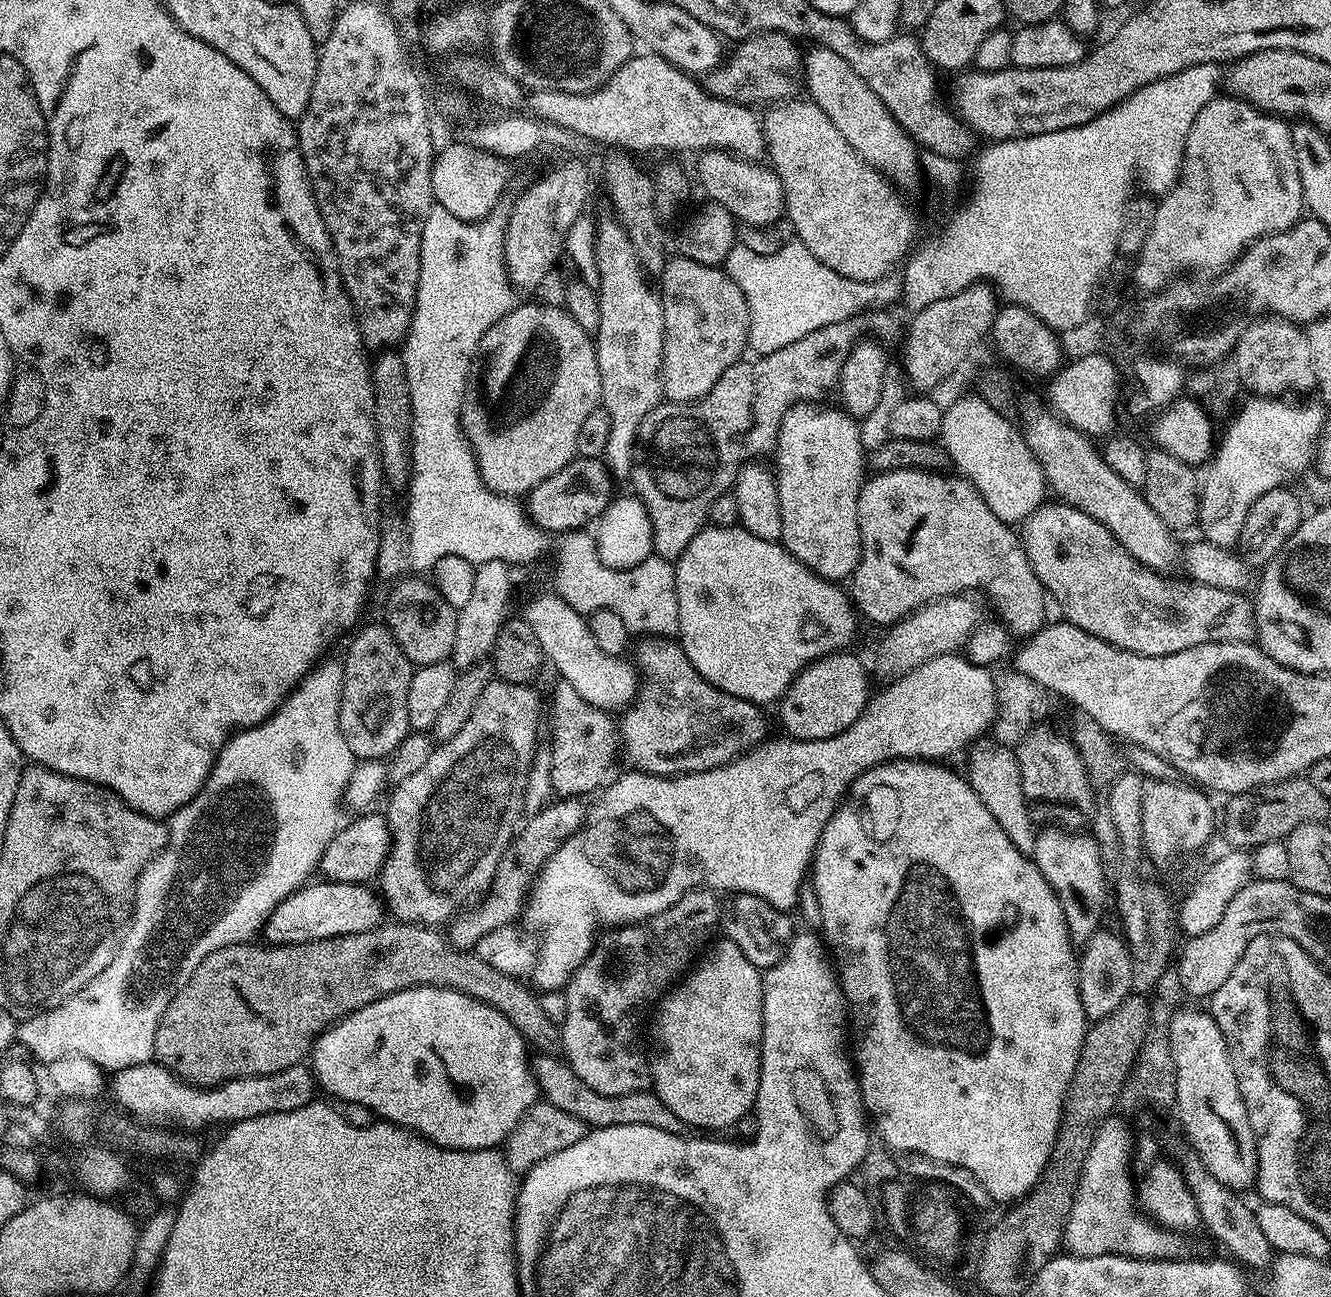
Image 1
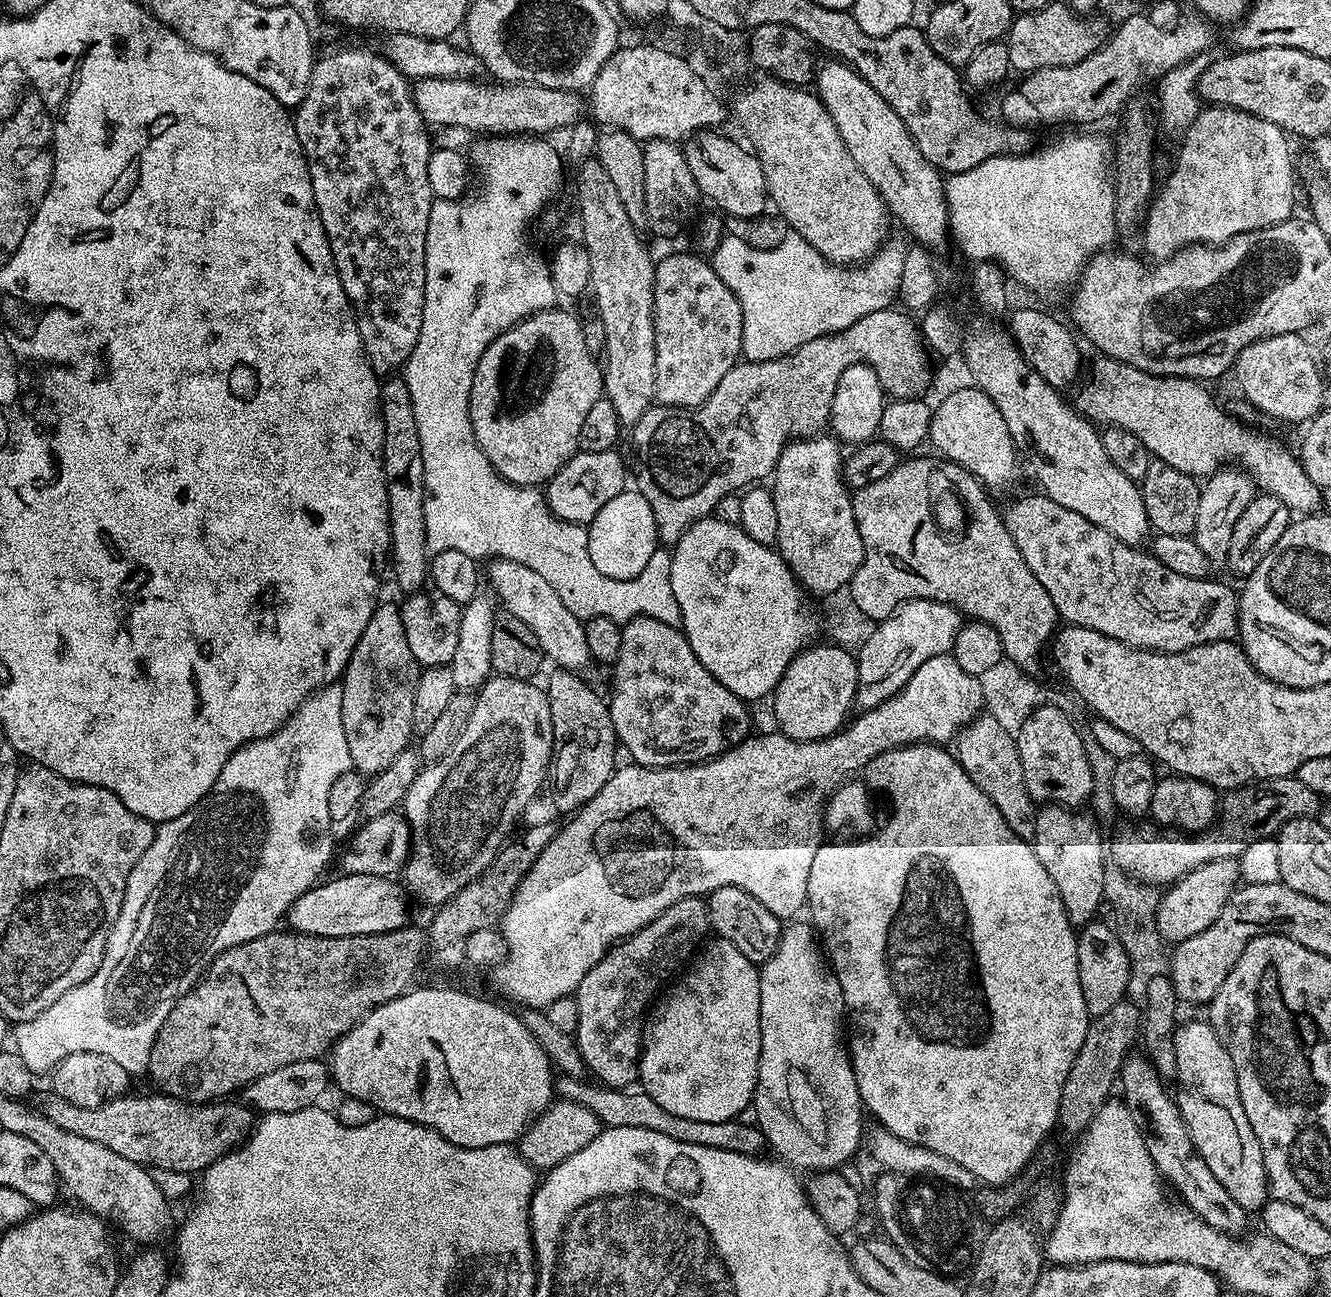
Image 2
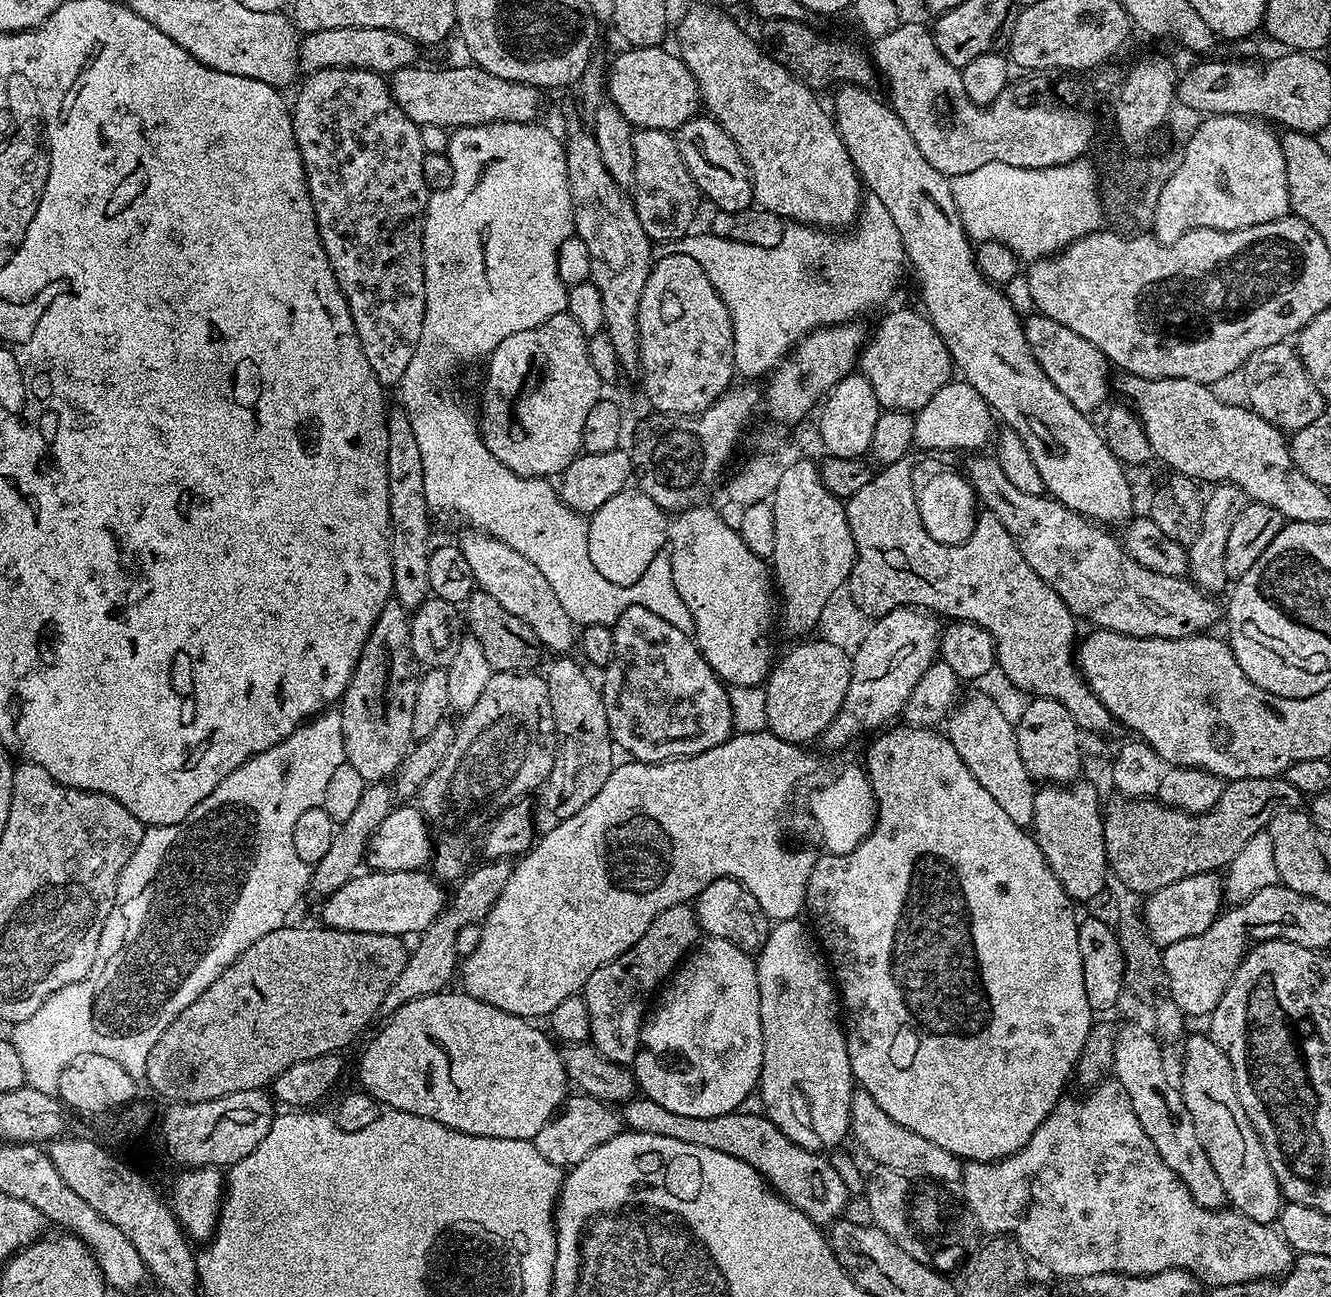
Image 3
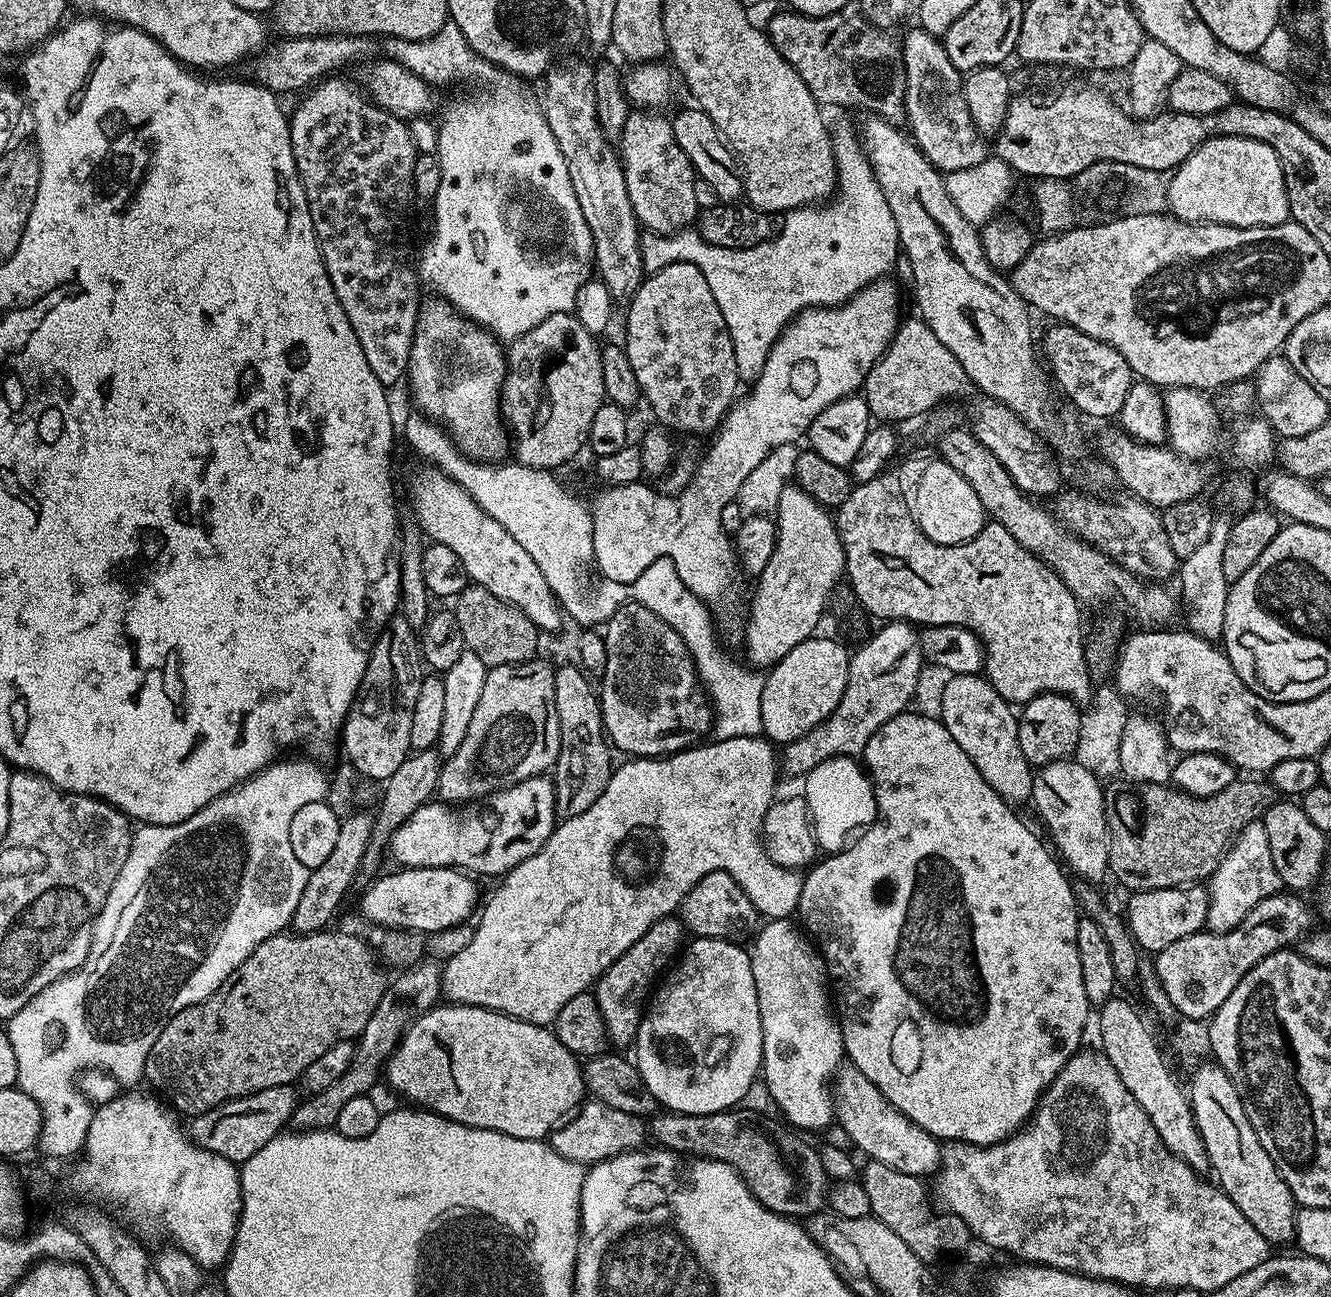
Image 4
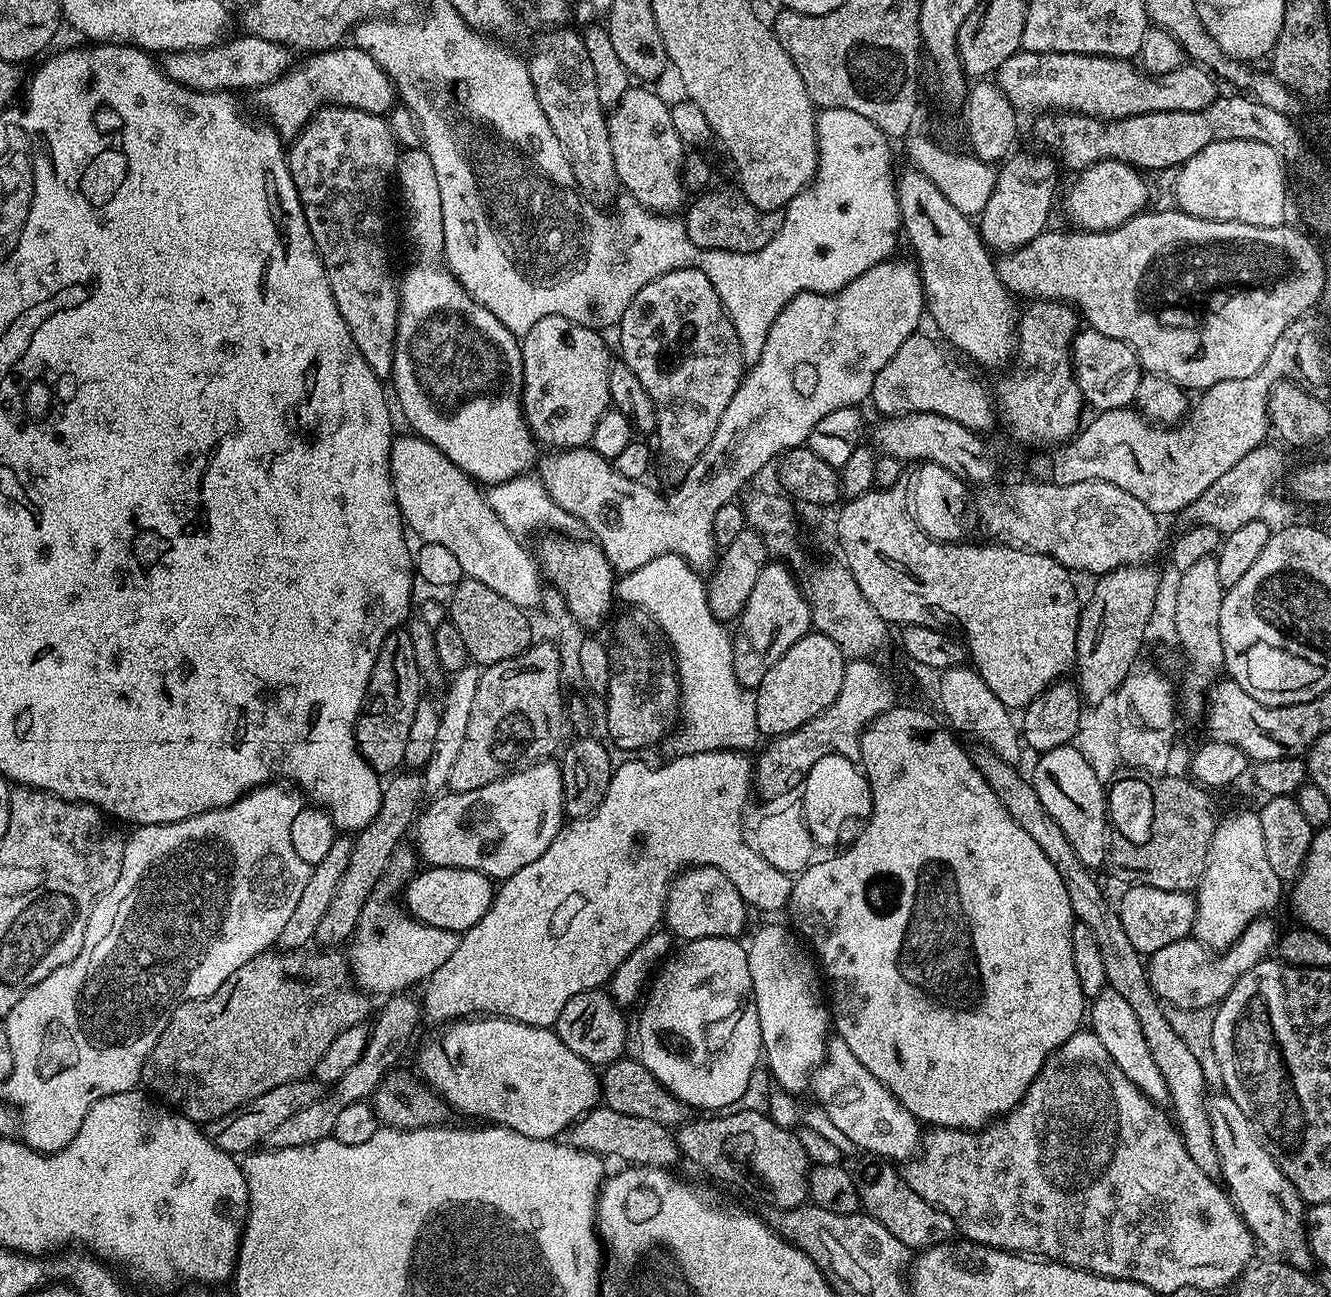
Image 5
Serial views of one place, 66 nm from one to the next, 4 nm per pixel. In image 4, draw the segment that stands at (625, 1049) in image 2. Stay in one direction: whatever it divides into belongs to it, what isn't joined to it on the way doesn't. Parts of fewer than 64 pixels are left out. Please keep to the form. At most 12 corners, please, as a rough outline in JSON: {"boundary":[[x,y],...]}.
{"boundary":[[675,915],[654,922],[594,985],[609,1041],[635,1041],[646,1001],[681,955]]}

